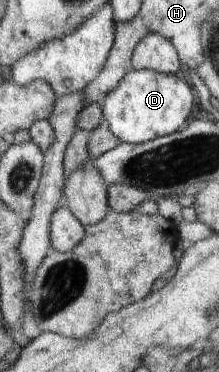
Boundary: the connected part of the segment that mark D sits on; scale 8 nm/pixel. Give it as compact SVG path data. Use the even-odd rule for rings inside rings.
M129 69L117 90L100 101L103 123L120 143L142 144L178 132L194 107L192 91L184 81L151 70Z

